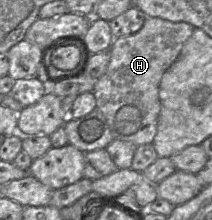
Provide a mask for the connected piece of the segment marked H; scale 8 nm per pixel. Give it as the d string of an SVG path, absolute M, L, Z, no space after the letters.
M146 17L136 33L114 38L108 67L96 81L93 90L96 108L104 115L113 139L128 141L137 146L153 143L161 109L161 79L179 57L194 30L195 27L186 22Z

